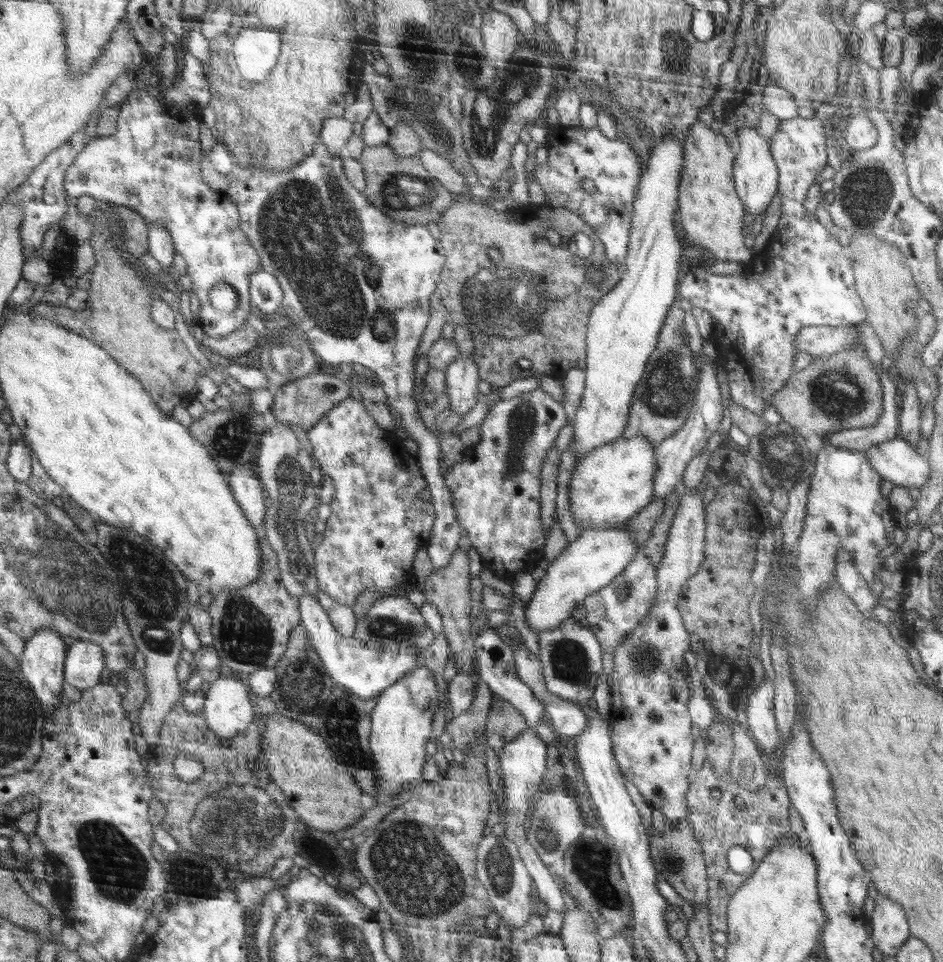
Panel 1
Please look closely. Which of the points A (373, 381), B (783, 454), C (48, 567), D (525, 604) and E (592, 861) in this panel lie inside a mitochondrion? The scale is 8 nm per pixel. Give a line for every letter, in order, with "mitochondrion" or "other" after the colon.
A: other
B: mitochondrion
C: mitochondrion
D: other
E: mitochondrion

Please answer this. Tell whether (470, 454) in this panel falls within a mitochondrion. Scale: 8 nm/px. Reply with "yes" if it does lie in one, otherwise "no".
no

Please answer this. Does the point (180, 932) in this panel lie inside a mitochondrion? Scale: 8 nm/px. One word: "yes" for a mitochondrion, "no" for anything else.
no

